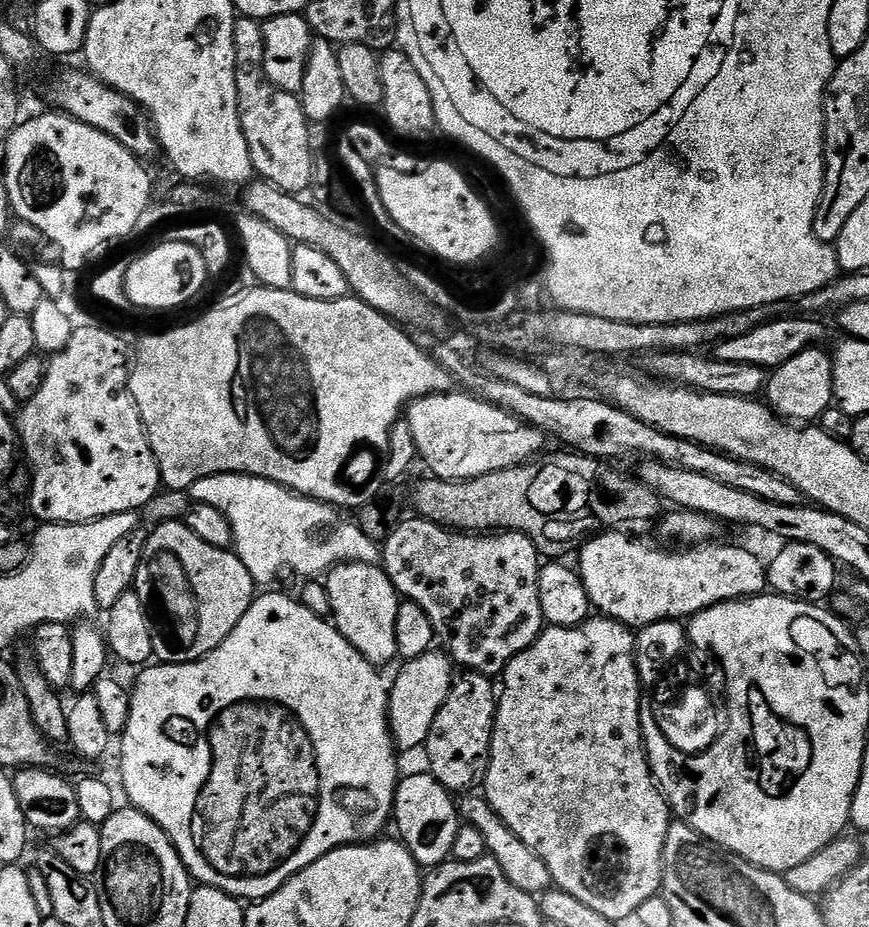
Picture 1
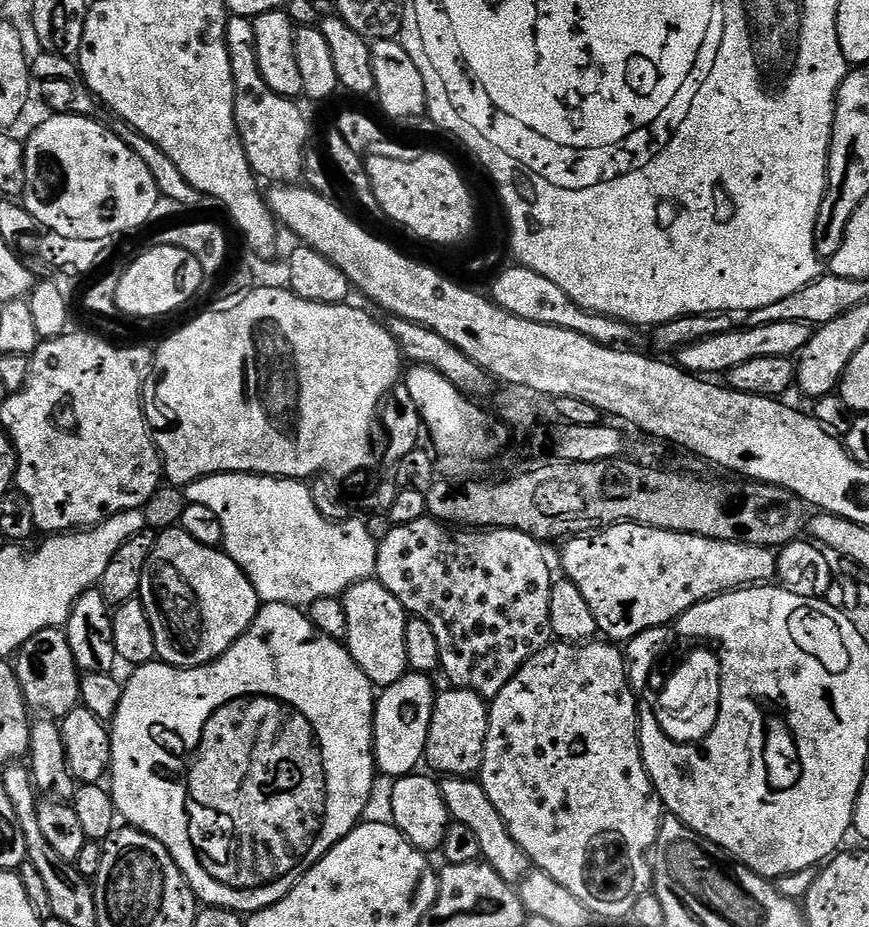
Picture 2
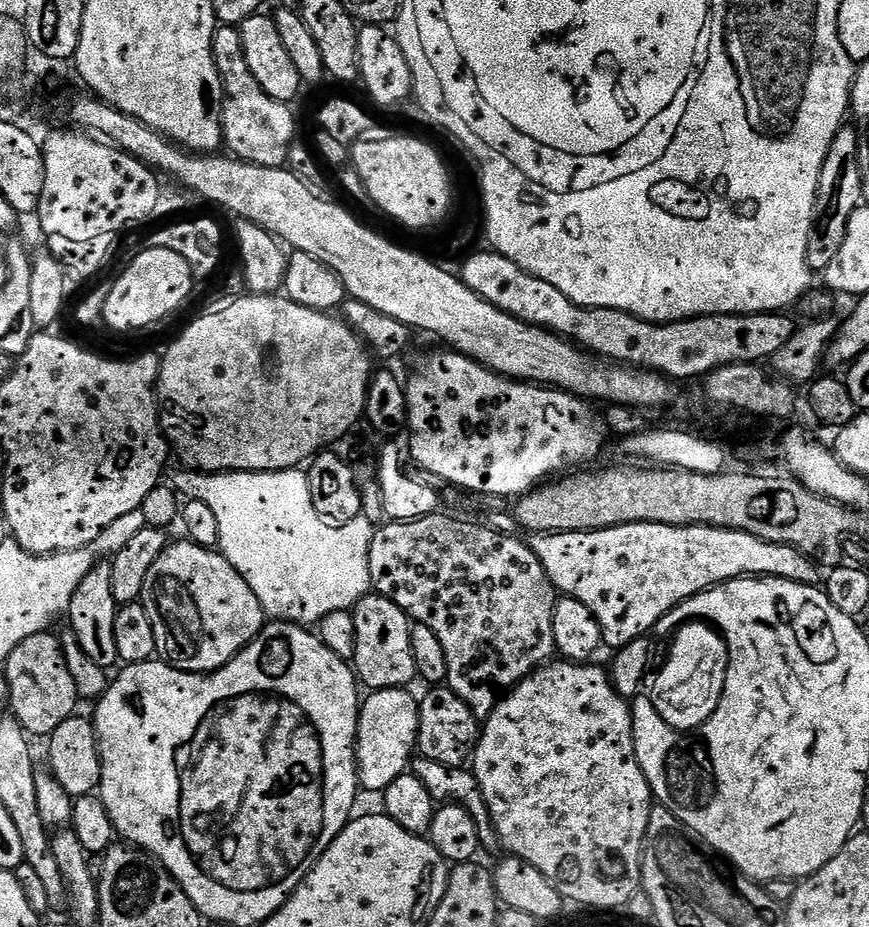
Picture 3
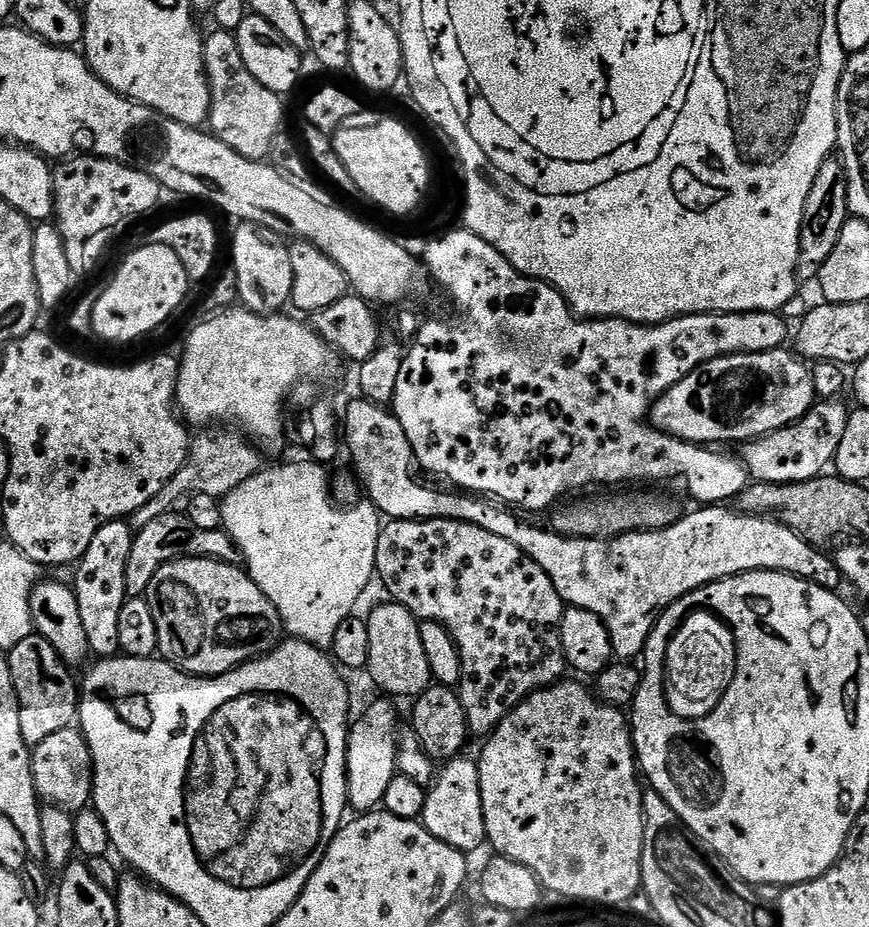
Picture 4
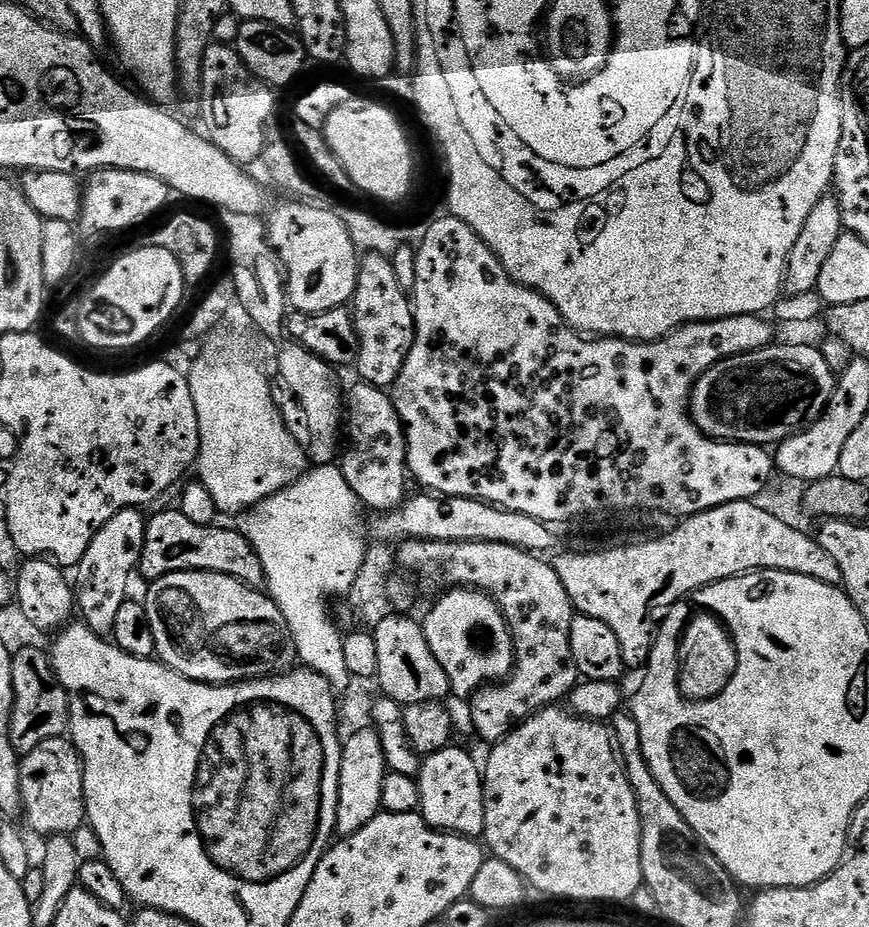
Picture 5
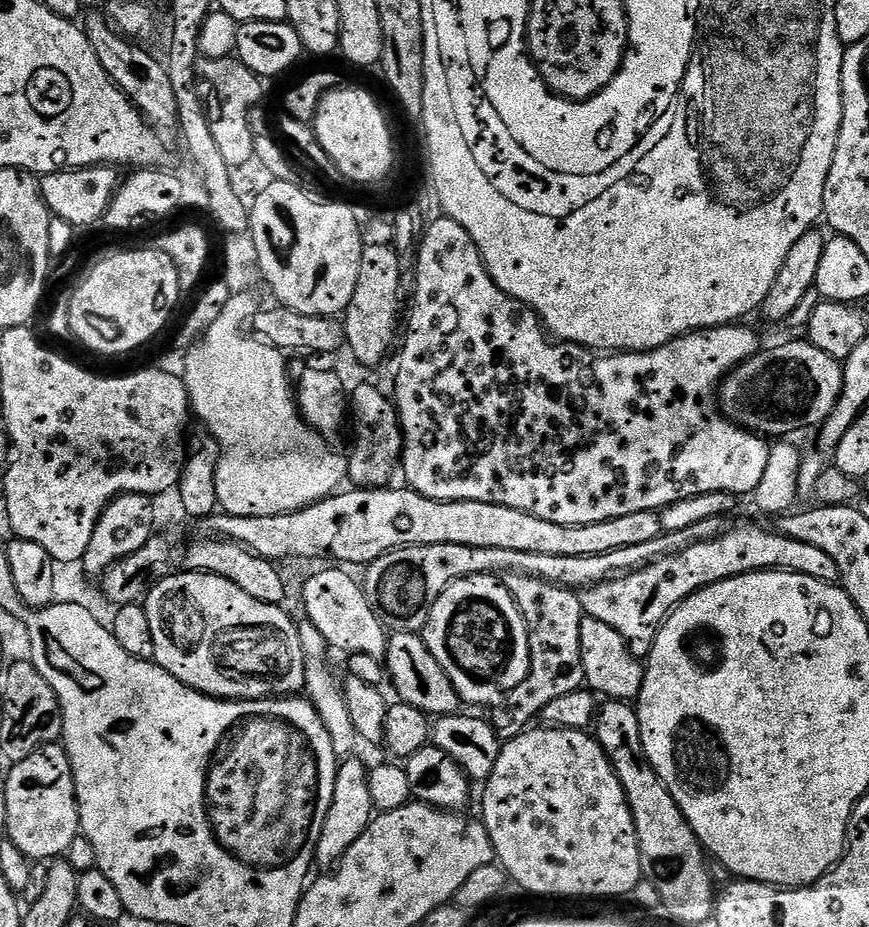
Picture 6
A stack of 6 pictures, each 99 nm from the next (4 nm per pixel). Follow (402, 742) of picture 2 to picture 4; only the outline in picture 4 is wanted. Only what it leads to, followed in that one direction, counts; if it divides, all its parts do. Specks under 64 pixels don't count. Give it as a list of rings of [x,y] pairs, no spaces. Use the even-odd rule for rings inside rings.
[[[387,699],[376,700],[348,729],[348,802],[351,811],[363,814],[379,809],[386,789],[398,775],[396,755],[400,745],[400,732],[396,728],[396,708]]]

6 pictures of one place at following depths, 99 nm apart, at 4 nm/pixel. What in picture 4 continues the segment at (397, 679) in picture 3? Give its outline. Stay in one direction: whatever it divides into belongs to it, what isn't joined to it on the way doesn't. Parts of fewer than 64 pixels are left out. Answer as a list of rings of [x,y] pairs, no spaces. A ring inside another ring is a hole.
[[[395,602],[380,604],[372,613],[367,613],[366,619],[370,630],[370,658],[366,669],[367,675],[372,675],[372,680],[389,697],[408,696],[415,698],[422,695],[433,683],[430,662],[426,662],[426,650],[422,646],[422,634],[420,633],[421,621],[410,614],[402,605]]]

